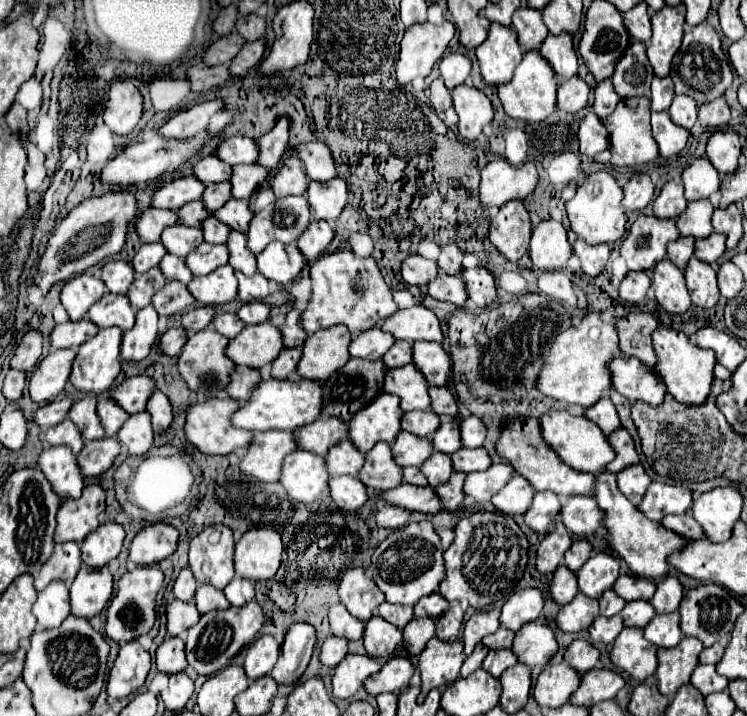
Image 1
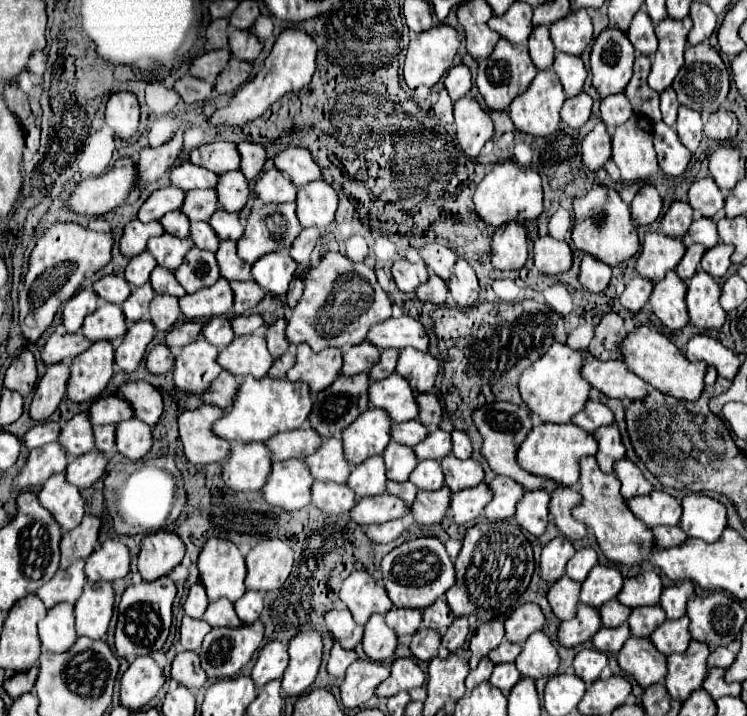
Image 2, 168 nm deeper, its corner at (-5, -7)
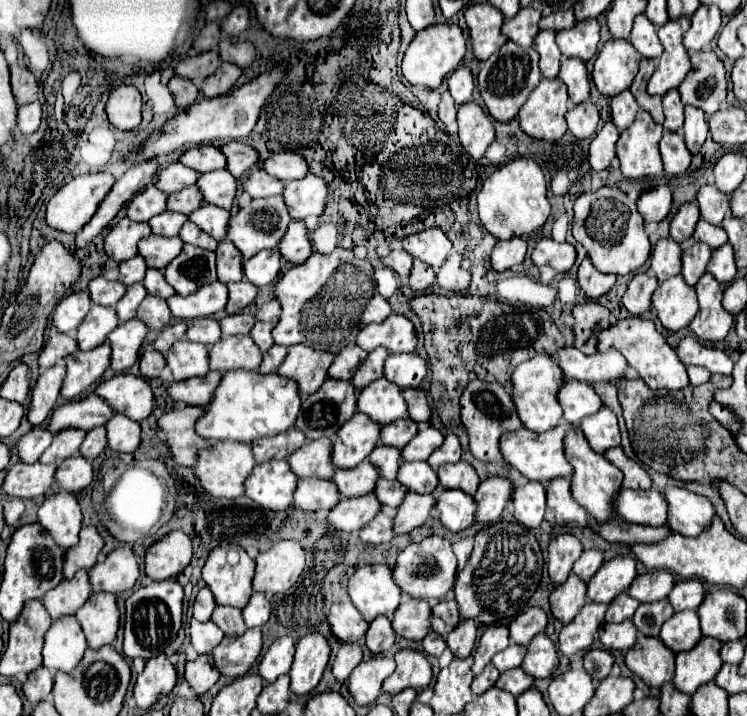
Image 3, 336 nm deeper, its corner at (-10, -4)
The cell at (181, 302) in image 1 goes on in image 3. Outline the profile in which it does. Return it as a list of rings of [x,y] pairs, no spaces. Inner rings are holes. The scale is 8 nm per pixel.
[[[148,295],[138,309],[138,319],[144,321],[152,331],[160,331],[170,323],[172,313],[170,313],[170,307],[168,307],[166,299]]]

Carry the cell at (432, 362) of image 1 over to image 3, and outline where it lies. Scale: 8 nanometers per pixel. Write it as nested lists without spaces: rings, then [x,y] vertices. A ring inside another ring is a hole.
[[[390,353],[384,365],[384,377],[400,387],[420,387],[428,373],[428,361],[418,353]]]

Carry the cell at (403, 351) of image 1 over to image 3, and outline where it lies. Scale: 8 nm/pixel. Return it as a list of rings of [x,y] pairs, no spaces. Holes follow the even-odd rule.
[[[374,349],[368,359],[364,361],[362,367],[358,367],[358,373],[352,377],[354,381],[354,387],[356,389],[364,389],[366,385],[370,385],[372,381],[376,381],[378,377],[384,375],[384,363],[386,363],[386,357],[390,355],[388,349]]]

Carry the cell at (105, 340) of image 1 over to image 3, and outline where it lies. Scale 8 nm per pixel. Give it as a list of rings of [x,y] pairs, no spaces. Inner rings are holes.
[[[98,345],[90,351],[78,351],[66,357],[68,375],[62,385],[64,399],[76,399],[80,393],[86,393],[110,367],[110,345]]]

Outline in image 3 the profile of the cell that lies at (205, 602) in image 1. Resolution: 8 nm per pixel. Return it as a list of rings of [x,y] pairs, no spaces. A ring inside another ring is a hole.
[[[216,607],[212,613],[212,621],[226,633],[226,635],[238,635],[246,631],[242,611],[236,607]]]

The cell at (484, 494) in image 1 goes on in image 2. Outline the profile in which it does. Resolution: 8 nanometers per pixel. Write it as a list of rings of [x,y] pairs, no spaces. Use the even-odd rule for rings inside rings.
[[[479,484],[475,488],[451,494],[449,512],[451,512],[453,522],[455,524],[467,524],[467,522],[479,518],[483,508],[487,506],[487,502],[491,498],[493,498],[493,494],[489,492],[489,488],[485,484]]]

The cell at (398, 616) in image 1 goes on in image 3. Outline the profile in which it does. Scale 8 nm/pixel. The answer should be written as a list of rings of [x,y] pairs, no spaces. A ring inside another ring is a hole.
[[[410,599],[400,603],[392,615],[392,627],[400,637],[420,641],[430,629],[430,605],[428,601]]]

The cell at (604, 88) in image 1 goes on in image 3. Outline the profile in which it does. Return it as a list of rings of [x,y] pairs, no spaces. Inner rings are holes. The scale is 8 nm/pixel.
[[[622,91],[620,95],[612,97],[610,103],[610,115],[612,115],[612,123],[622,131],[626,127],[632,125],[636,113],[638,113],[638,103],[634,99],[634,95],[630,91]]]

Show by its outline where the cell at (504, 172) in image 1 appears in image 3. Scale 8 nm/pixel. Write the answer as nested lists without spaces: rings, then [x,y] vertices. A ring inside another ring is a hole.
[[[516,157],[506,165],[498,167],[482,185],[478,193],[478,213],[482,225],[498,239],[510,239],[512,235],[528,235],[538,231],[548,215],[550,203],[546,199],[546,179],[542,169],[526,157]]]

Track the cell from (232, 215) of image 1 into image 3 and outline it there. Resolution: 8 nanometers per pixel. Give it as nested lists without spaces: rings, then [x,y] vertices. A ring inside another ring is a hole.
[[[204,203],[198,211],[194,211],[188,219],[192,219],[202,231],[212,235],[216,241],[224,241],[228,237],[228,223],[230,223],[230,211]]]

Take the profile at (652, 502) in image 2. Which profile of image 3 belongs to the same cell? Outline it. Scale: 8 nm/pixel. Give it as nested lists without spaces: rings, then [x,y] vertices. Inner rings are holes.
[[[620,489],[620,497],[614,501],[614,509],[624,521],[630,523],[666,525],[668,521],[668,501],[656,489]]]

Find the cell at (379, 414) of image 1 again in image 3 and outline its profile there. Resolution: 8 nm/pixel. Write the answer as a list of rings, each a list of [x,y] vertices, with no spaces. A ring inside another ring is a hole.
[[[354,413],[334,439],[334,465],[340,469],[352,469],[362,463],[380,441],[382,425],[370,419],[366,413]]]

